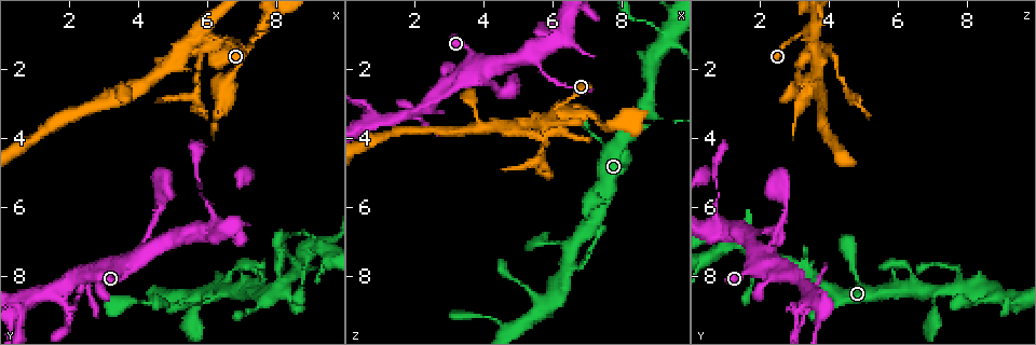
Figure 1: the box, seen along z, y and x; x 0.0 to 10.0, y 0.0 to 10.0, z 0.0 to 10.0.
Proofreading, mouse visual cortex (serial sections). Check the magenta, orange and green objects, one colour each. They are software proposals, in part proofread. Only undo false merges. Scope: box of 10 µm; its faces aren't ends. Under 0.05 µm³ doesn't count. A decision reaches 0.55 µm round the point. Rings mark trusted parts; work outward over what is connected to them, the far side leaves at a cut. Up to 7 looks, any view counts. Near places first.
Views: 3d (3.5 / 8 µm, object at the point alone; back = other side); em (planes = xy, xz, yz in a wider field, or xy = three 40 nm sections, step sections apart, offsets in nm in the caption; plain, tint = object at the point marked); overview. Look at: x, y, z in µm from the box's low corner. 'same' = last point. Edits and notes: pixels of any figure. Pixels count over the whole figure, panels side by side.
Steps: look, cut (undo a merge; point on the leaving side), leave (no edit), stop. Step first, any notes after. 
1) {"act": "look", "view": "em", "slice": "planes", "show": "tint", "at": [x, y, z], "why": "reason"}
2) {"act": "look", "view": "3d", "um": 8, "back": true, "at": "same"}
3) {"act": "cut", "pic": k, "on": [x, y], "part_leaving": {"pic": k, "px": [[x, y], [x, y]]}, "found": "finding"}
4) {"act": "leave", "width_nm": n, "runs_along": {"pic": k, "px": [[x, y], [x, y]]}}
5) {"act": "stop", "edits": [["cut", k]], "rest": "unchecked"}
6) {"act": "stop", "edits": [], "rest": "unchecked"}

{"act": "look", "view": "3d", "um": 3.5, "back": true, "at": [6.95, 7.65, 6.10], "why": "abrupt turn"}

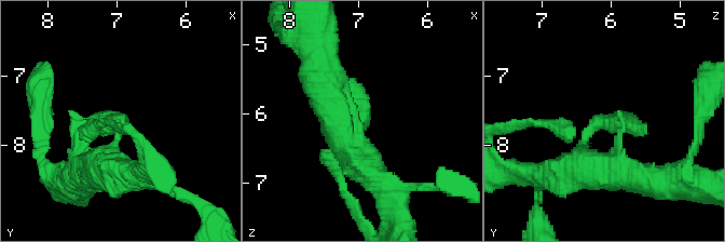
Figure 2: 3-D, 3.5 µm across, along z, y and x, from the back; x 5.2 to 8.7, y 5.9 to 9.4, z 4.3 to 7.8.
{"act": "look", "view": "em", "slice": "xy", "step": 3, "show": "tint", "at": [6.95, 7.65, 6.10], "why": "shape alone is not enough"}

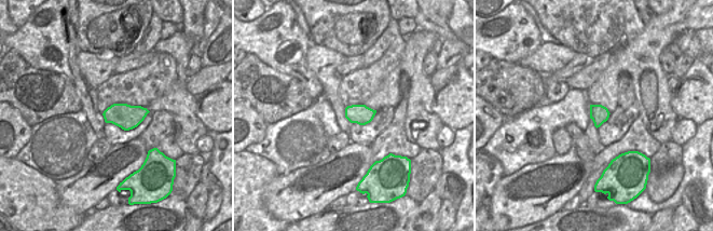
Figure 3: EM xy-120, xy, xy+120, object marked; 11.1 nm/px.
{"act": "look", "view": "em", "slice": "xy", "step": 5, "show": "tint", "at": "same"}

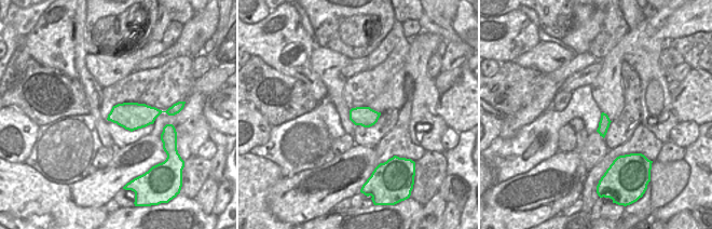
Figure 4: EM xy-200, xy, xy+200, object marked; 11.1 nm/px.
{"act": "leave", "found": "all the same cell"}

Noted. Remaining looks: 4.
{"act": "look", "view": "3d", "um": 3.5, "at": [2.00, 9.20, 3.25], "why": "narrows sharply"}

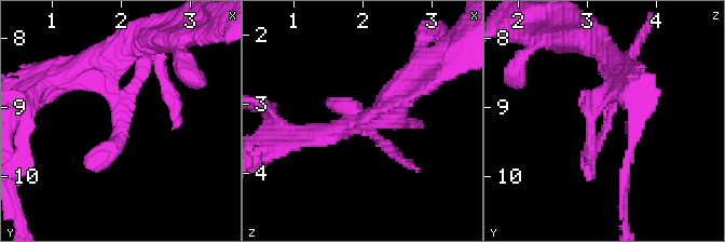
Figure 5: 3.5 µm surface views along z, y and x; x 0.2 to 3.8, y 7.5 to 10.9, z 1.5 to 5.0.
{"act": "look", "view": "em", "slice": "xy", "step": 2, "show": "tint", "at": [2.00, 9.20, 3.30], "why": "shape alone is not enough"}

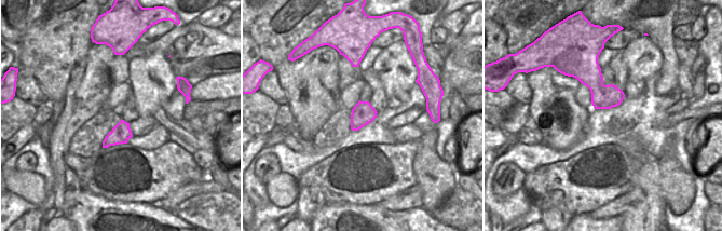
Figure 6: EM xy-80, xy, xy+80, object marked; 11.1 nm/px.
{"act": "look", "view": "em", "slice": "xy", "step": 3, "show": "tint", "at": "same", "why": "another direction"}

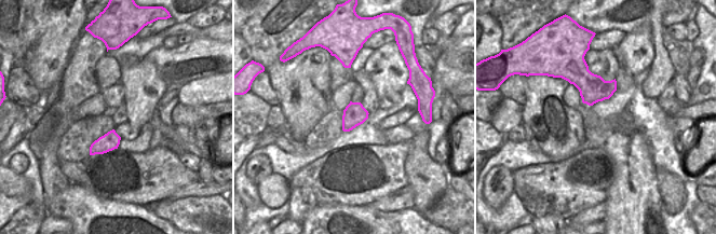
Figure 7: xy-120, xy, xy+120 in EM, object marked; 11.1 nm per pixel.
{"act": "leave", "runs_along": {"pic": 5, "px": [[117, 61], [120, 133], [83, 163]]}, "found": "one cell here"}

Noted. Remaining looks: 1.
{"act": "stop", "edits": [], "rest": "unchecked"}

